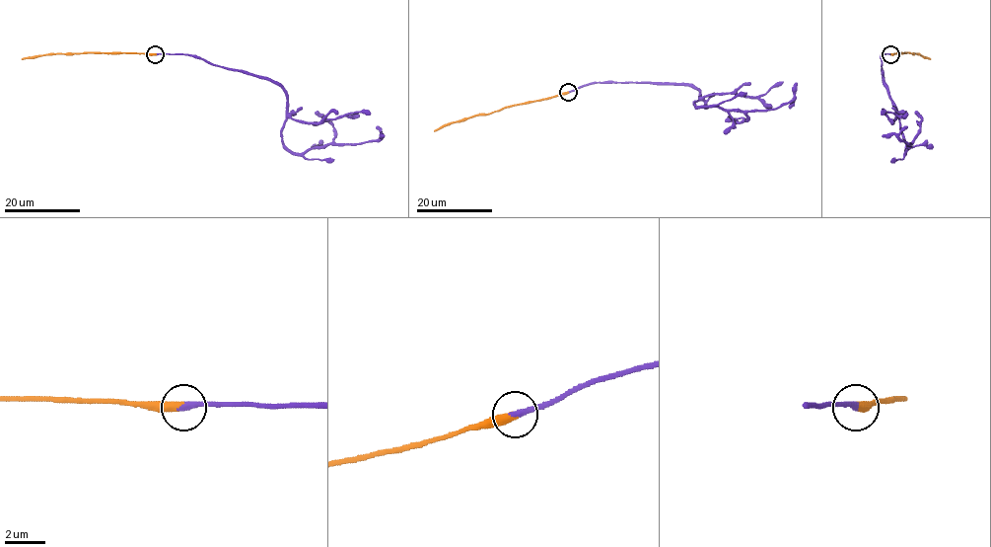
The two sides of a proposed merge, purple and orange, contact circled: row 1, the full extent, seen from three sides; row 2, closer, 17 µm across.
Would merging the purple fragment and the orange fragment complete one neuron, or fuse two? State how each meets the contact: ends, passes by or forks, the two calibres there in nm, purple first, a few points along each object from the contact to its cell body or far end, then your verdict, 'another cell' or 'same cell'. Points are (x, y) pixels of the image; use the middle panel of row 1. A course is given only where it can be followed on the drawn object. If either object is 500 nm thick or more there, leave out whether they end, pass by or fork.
purple ends; orange ends; calibres 320 and 440 nm; course purple (568, 92), (590, 84), (689, 84), (699, 91), (696, 107), (766, 111), (788, 104), (796, 83); course orange (568, 92), (464, 117), (435, 130); same cell

